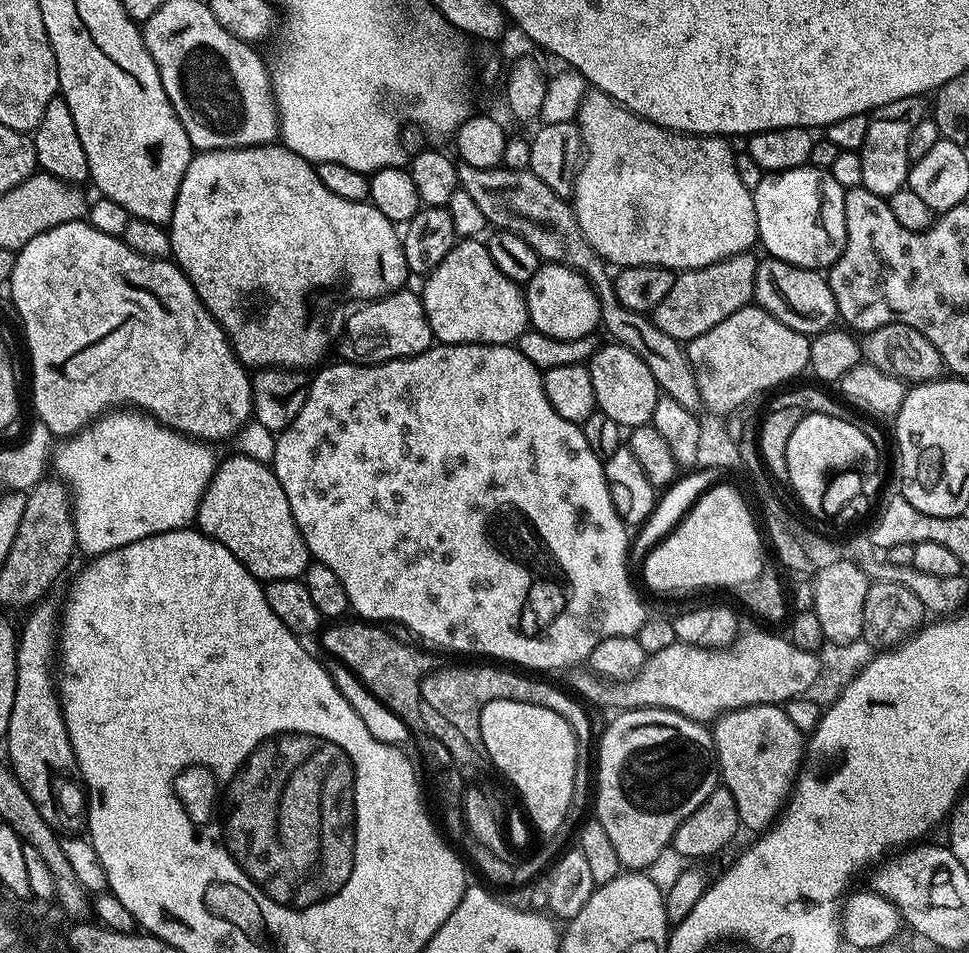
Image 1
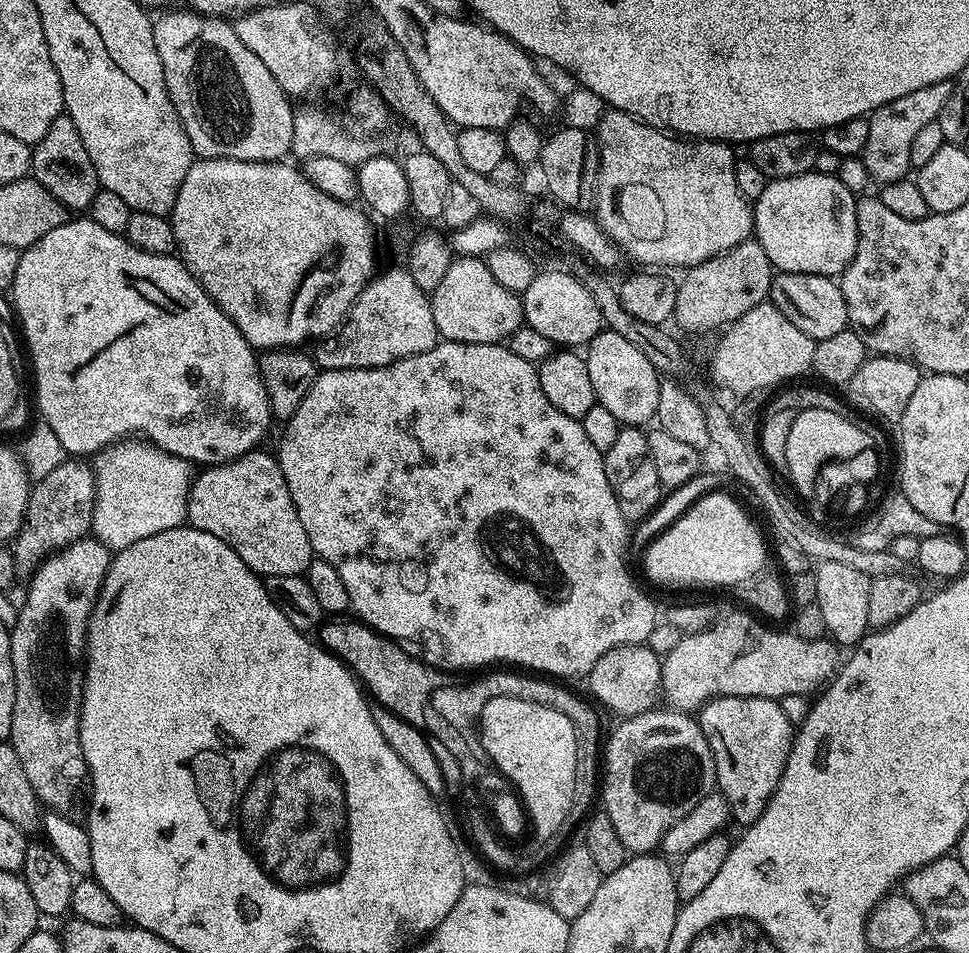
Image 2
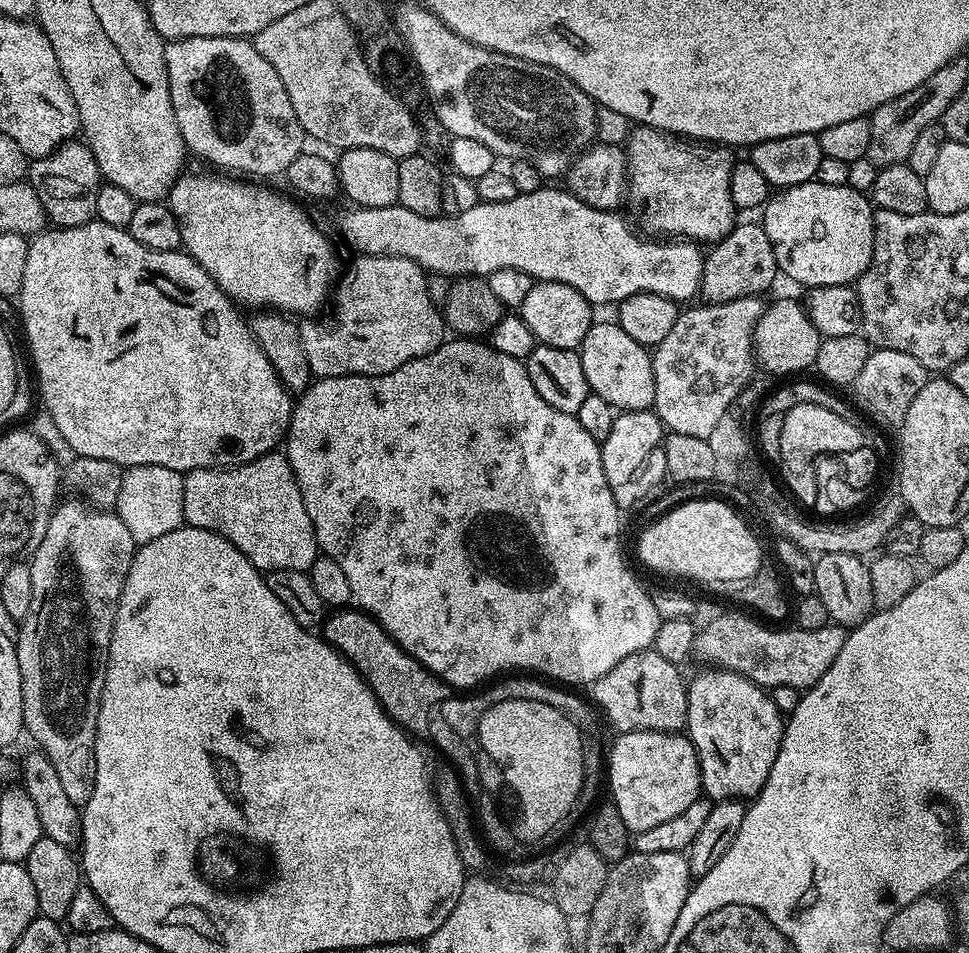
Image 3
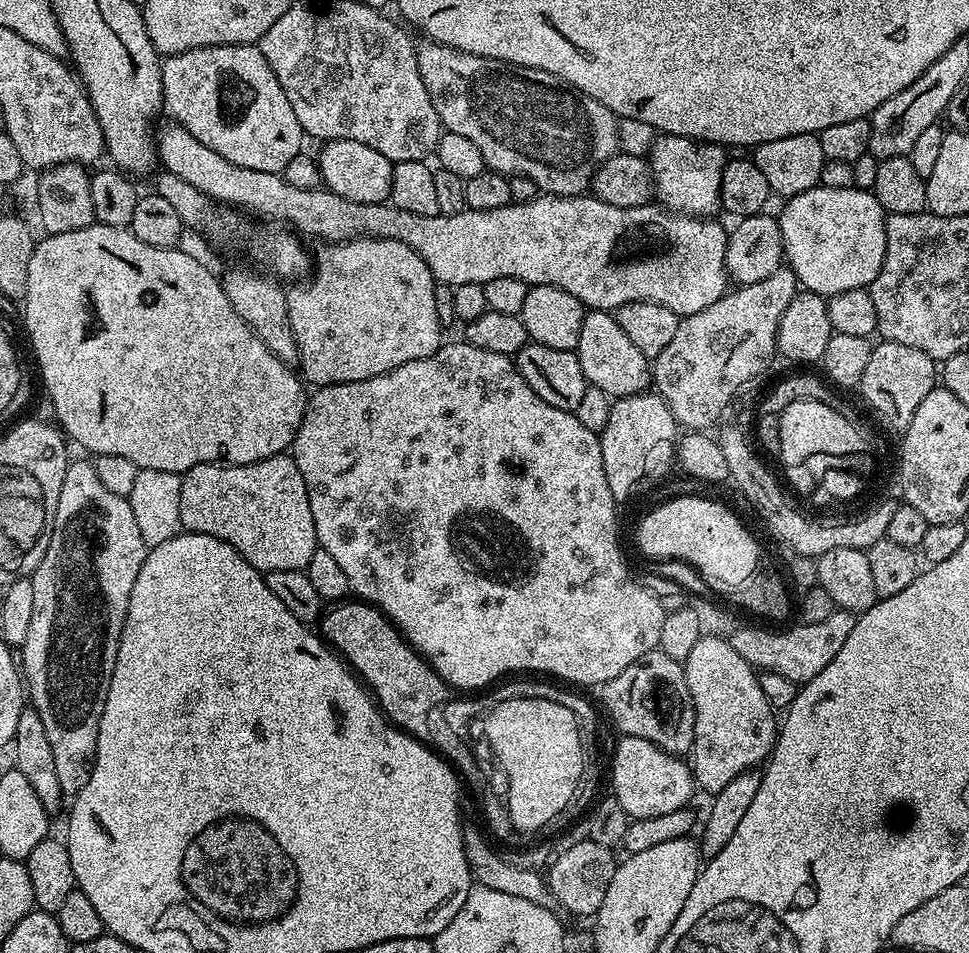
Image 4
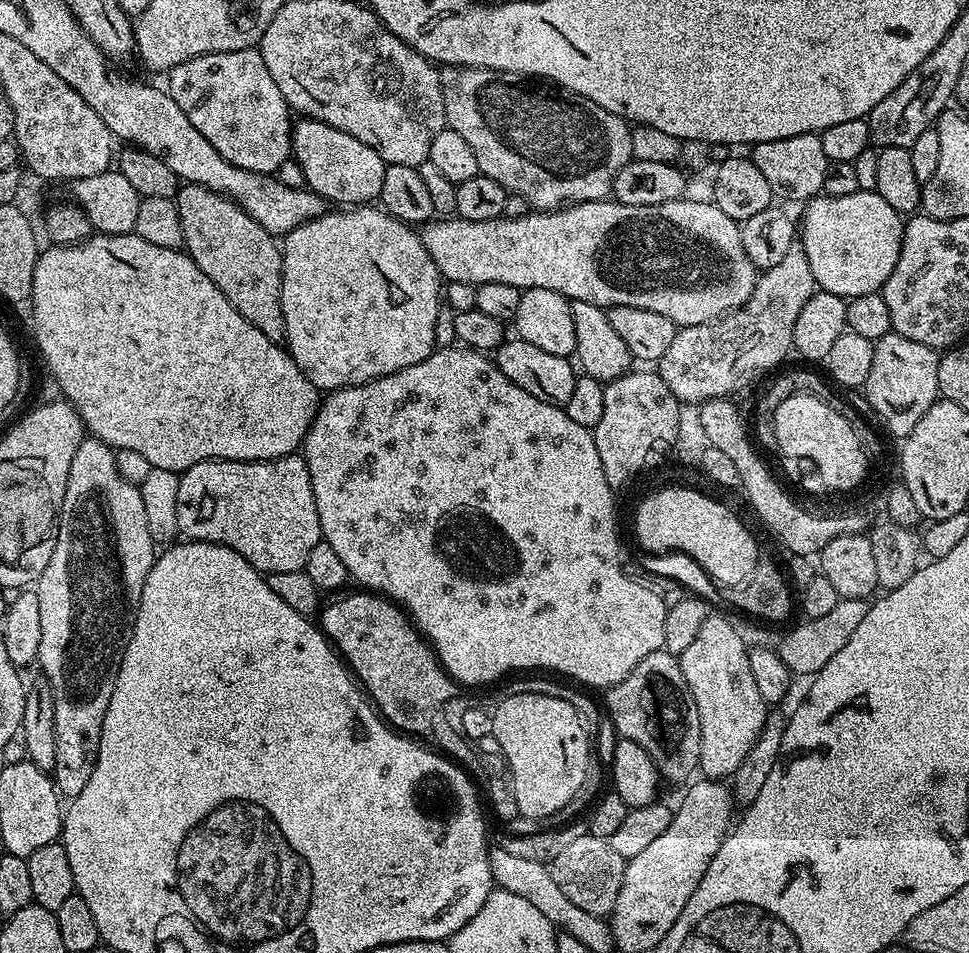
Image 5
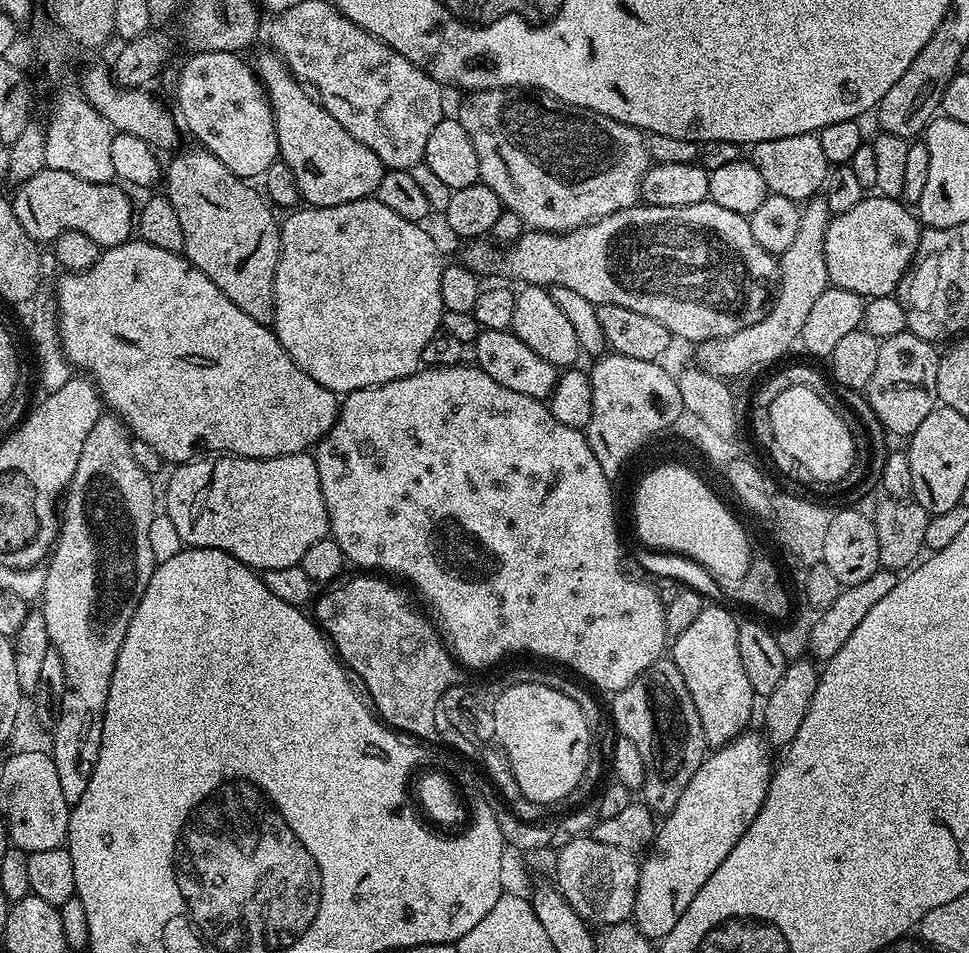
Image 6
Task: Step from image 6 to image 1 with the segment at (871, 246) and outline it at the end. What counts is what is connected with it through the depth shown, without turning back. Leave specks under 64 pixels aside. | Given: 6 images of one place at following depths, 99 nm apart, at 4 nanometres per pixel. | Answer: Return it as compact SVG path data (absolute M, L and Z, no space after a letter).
M805 166L786 170L785 172L769 172L758 182L752 192L754 198L754 214L758 218L758 240L769 257L793 264L799 268L827 270L842 254L846 246L846 206L844 205L845 189L834 182L831 171L827 168Z

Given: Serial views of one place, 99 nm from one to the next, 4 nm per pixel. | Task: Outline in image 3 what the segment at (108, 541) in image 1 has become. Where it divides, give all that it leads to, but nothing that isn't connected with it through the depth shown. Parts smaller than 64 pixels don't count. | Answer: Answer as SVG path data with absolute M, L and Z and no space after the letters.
M134 466L120 477L120 496L116 508L126 530L135 538L137 545L162 538L170 530L184 524L184 477L166 466Z

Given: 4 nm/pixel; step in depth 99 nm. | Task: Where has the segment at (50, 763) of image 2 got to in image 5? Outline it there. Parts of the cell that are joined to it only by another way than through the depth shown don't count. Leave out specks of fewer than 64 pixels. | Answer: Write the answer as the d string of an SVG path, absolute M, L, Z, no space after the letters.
M95 438L81 440L74 462L70 462L54 554L50 554L50 562L46 562L46 570L42 570L34 588L42 617L42 638L36 658L39 671L50 682L54 734L58 742L56 765L51 775L61 797L82 794L86 782L90 782L90 774L94 774L102 722L106 718L106 706L110 706L110 694L114 694L126 637L136 619L142 586L146 586L146 578L158 555L157 549L152 547L154 541L146 518L143 491L118 474L116 452L109 444Z

